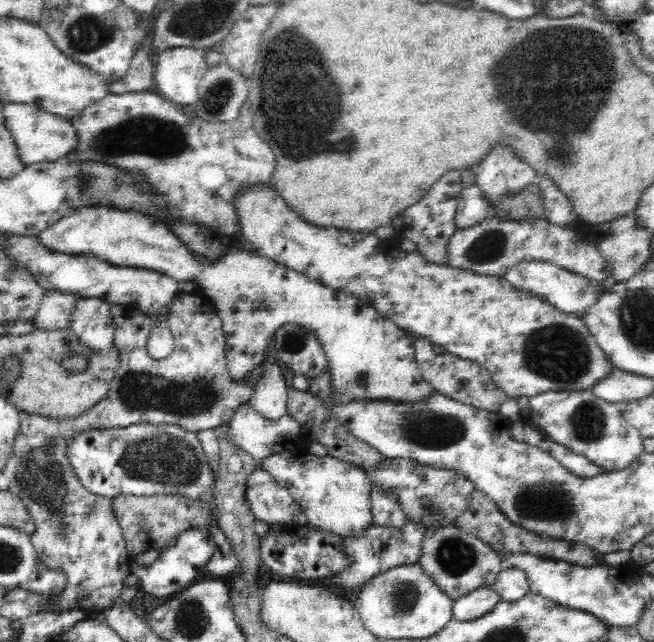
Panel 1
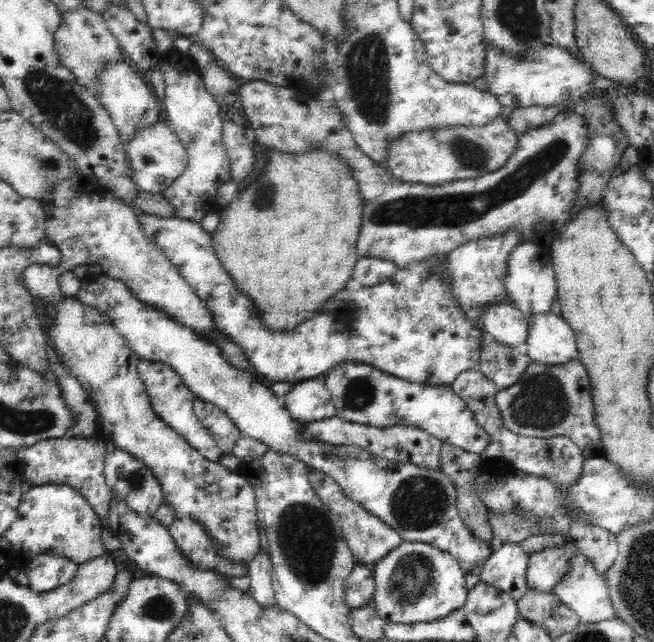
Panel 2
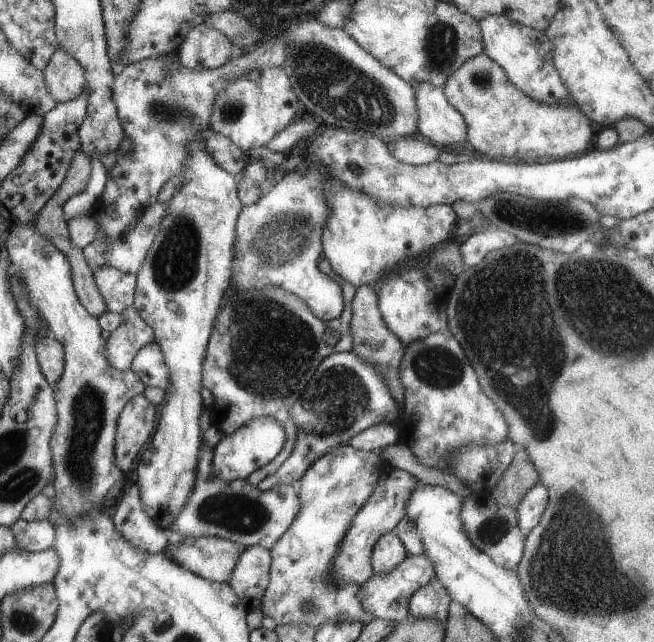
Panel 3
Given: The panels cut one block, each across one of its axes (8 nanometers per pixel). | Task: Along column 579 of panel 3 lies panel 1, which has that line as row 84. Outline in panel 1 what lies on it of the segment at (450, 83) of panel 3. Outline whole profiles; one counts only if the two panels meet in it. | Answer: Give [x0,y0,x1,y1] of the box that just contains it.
[111,48,154,94]

